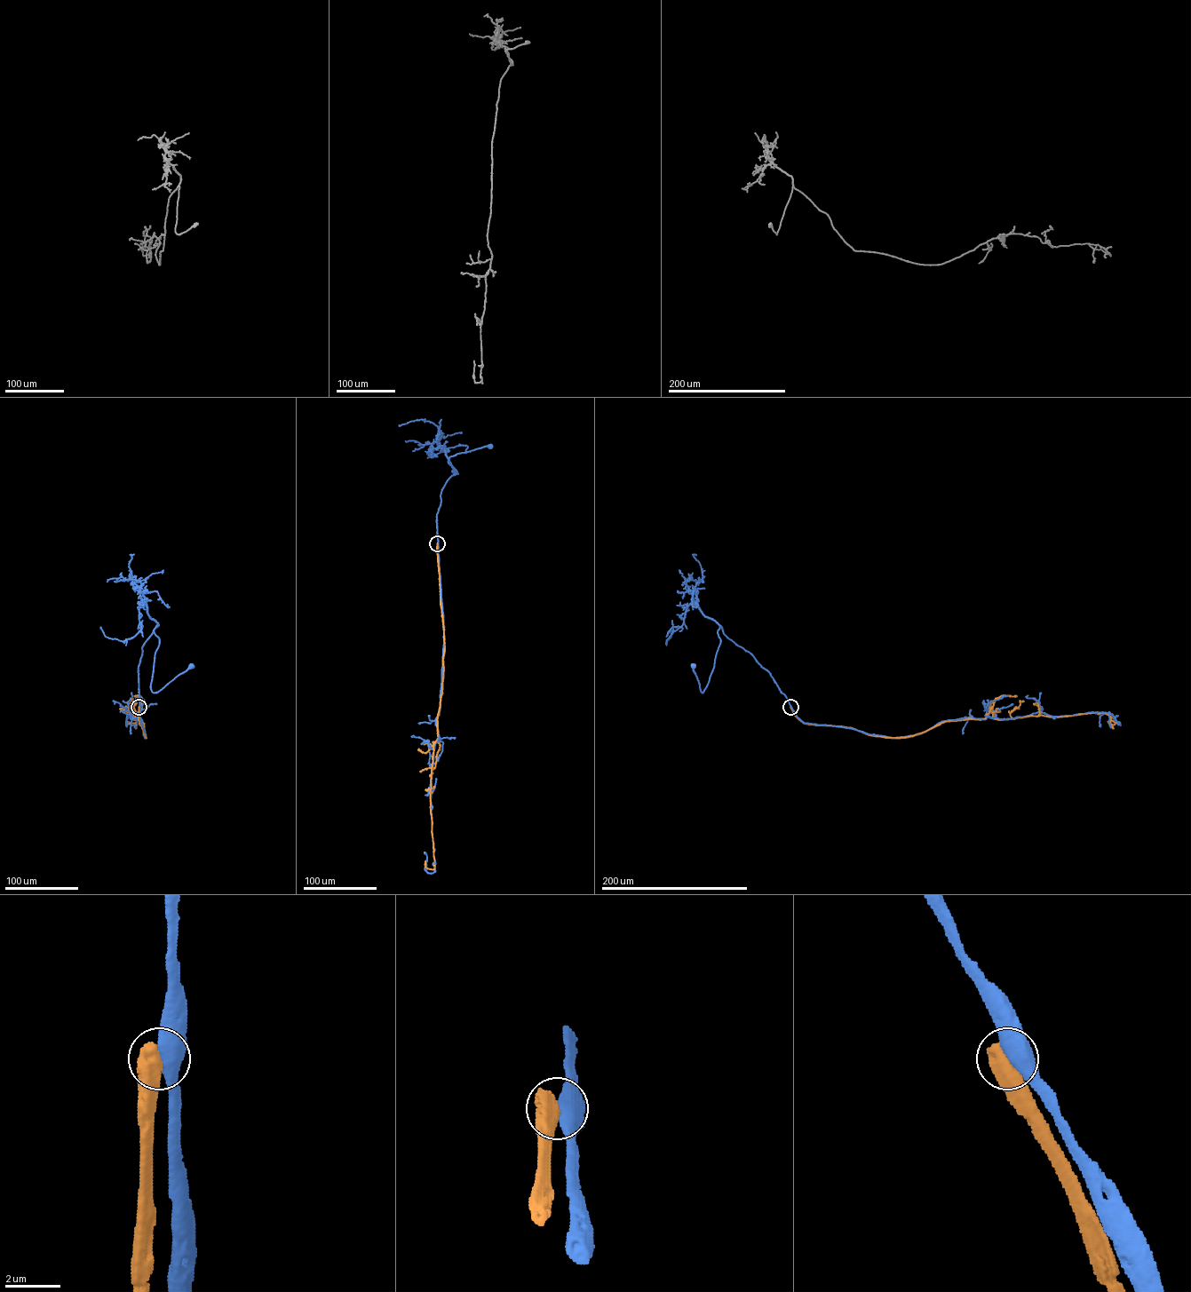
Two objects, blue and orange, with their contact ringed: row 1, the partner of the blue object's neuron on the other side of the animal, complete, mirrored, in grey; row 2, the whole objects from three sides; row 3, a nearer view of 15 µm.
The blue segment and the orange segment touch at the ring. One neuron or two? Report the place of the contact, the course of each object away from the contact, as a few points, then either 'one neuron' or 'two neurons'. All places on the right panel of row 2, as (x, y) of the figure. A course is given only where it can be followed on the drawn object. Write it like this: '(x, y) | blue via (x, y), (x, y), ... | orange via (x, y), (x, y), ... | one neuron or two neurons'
(790, 707) | blue via (790, 707), (771, 674), (750, 653), (729, 639), (718, 623), (720, 643), (702, 693), (693, 666) | orange via (790, 707), (805, 723), (895, 738), (913, 736), (945, 721), (988, 717), (1104, 713), (1116, 723), (1107, 721) | two neurons

